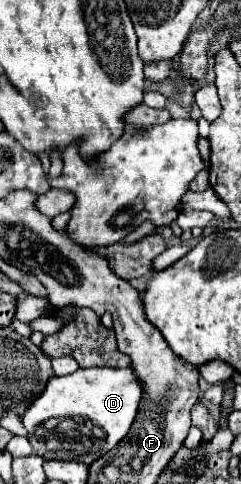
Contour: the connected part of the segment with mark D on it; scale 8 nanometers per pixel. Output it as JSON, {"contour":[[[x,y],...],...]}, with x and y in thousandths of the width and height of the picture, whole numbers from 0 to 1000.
{"contour":[[[324,760],[282,777],[207,781],[166,822],[149,822],[149,831],[133,831],[133,839],[100,851],[91,876],[116,888],[116,909],[158,942],[191,950],[307,950],[382,959],[531,897],[548,872],[564,868],[589,814],[589,789],[564,785],[564,769],[548,760]]]}

